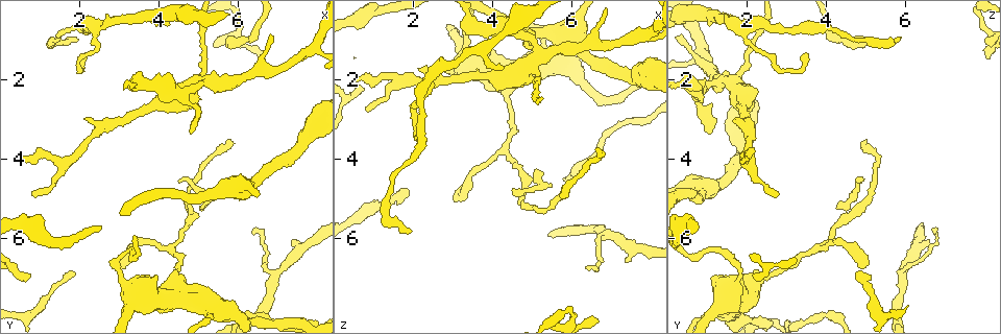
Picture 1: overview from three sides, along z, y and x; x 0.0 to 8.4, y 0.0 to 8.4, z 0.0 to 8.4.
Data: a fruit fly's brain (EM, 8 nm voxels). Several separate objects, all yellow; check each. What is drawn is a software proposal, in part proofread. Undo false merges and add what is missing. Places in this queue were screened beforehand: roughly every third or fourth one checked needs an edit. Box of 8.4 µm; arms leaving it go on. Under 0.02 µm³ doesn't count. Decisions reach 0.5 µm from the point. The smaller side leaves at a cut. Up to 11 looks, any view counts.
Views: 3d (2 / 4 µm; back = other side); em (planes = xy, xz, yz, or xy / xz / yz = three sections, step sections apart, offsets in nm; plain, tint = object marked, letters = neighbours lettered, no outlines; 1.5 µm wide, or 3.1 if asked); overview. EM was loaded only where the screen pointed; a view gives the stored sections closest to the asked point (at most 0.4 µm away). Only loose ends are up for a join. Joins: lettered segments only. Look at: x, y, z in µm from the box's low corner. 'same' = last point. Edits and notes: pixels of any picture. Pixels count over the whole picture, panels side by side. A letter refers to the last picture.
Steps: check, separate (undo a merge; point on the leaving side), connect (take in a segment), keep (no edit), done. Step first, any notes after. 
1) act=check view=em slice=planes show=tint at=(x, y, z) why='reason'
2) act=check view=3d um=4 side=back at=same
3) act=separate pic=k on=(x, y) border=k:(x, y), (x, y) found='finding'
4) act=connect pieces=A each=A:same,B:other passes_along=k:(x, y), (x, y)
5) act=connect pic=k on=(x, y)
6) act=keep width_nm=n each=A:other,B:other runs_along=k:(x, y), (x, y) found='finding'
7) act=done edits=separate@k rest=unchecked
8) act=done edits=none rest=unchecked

act=check view=em slice=planes show=letters at=(4.25, 0.60, 1.65) why='free end'

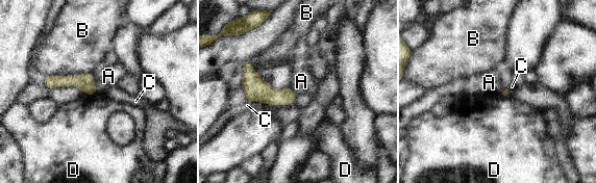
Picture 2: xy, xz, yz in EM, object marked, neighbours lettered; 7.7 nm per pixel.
act=keep each=A:other,B:other,C:other,D:other border=2:(93, 74), (97, 93) found='no lettered segment goes on from it'

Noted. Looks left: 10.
act=check view=em slice=planes show=letters at=(5.15, 2.00, 1.35) why='sharp bend'

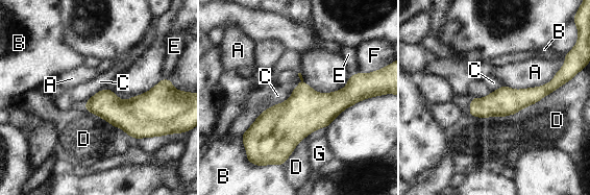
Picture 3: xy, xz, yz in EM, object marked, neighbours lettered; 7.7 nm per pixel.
act=keep each=A:other,B:other,C:other,D:other,E:other,F:other,G:other found='all the same cell'

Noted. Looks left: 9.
act=check view=em slice=planes show=tint at=(4.45, 4.55, 4.80) why='tapers out'

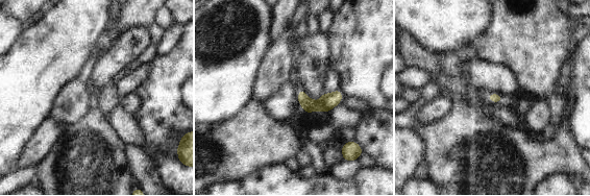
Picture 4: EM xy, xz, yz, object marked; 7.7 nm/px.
act=check view=em slice=planes show=letters at=same

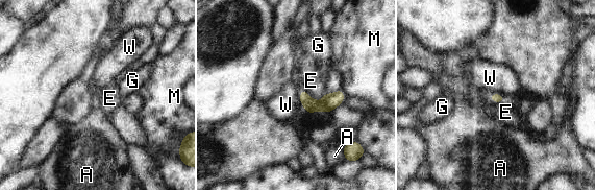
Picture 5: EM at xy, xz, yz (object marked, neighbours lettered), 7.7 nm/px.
act=keep each=A:other,E:other,G:other,M:other,W:other border=5:(300, 90), (300, 102), (307, 113) found='no lettered segment goes on from it'

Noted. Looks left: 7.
act=check view=em slice=yz step=8 show=letters at=(2.15, 3.00, 1.65)

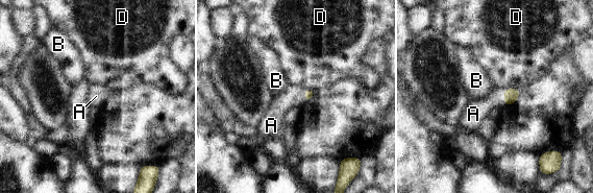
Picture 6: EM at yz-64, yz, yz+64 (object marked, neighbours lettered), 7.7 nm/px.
act=connect pieces=A each=A:same,B:other,D:other passes_along=6:(511, 95), (504, 97), (476, 111) found='it goes on there'

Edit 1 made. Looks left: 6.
act=done edits=connect@6 rest=unchecked

